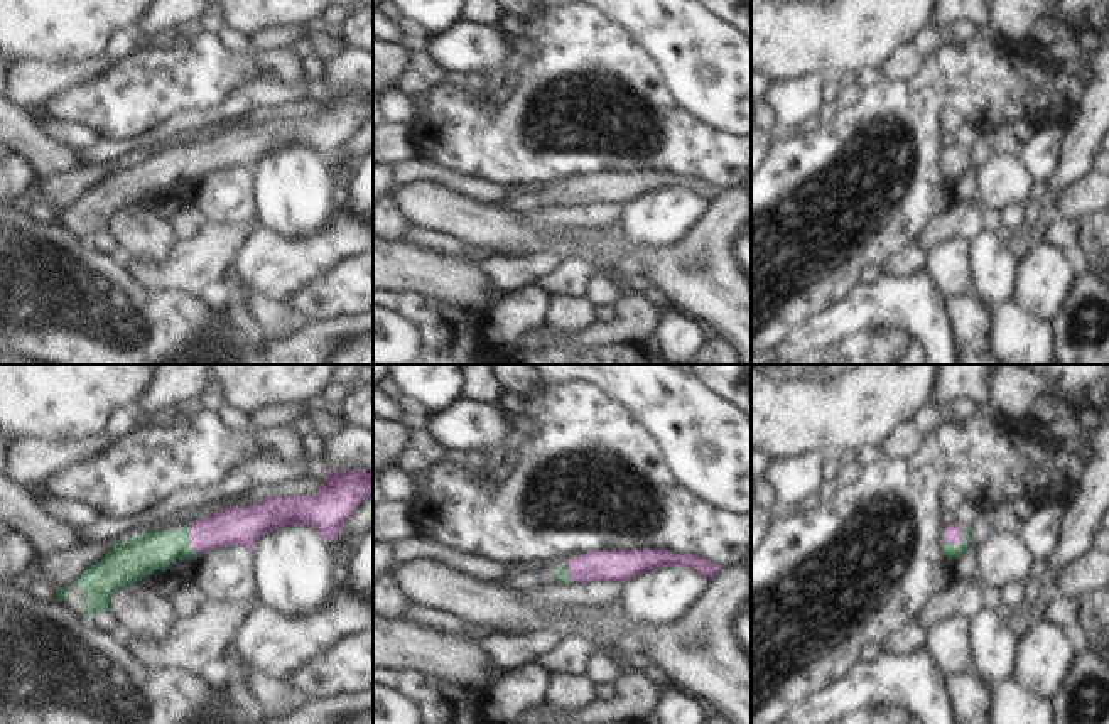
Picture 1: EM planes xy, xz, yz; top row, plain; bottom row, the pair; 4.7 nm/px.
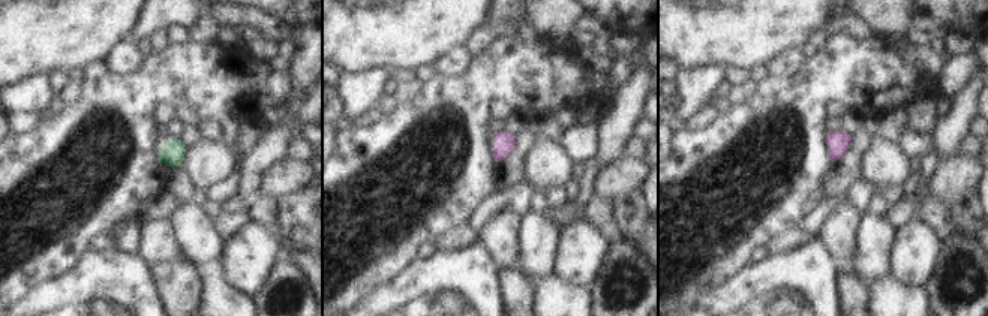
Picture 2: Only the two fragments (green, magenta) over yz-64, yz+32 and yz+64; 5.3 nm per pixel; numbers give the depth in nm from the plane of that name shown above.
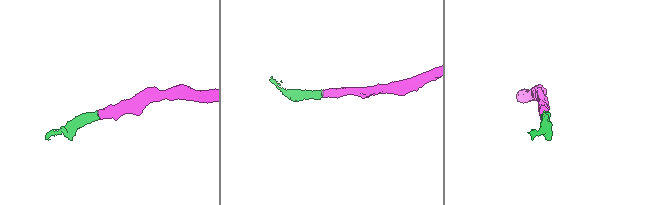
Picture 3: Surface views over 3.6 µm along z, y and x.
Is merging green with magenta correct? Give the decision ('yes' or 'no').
yes

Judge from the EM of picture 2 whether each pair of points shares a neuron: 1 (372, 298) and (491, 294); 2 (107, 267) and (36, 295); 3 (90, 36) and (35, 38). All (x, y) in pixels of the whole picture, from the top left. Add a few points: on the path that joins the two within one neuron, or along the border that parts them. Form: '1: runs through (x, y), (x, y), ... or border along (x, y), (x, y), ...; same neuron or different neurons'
1: runs through (402, 298), (429, 298), (441, 288), (461, 289); same neuron
2: runs through (89, 285), (78, 295), (54, 295); same neuron
3: runs through (77, 36), (48, 36); same neuron

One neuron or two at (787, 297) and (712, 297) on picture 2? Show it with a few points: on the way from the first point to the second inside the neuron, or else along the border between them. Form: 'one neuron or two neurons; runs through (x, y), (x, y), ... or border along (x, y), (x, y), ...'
one neuron; runs through (769, 297), (730, 297)

